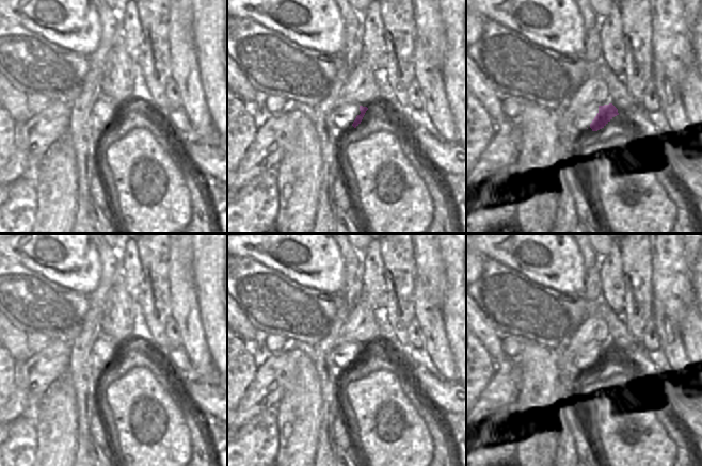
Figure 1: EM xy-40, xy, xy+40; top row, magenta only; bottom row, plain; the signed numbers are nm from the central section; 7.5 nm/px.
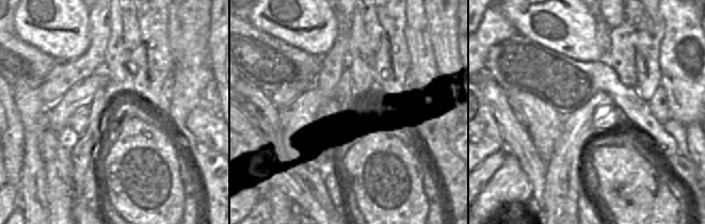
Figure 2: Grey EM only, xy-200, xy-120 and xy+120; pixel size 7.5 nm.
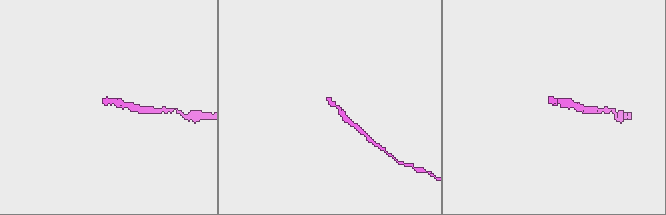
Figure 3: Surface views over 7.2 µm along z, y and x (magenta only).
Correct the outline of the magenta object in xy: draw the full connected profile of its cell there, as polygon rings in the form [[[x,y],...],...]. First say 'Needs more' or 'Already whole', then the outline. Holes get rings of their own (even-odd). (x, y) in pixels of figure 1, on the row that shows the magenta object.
Needs more. [[[344,103],[338,106],[336,117],[332,122],[341,135],[354,130],[362,122],[367,107],[356,103]]]

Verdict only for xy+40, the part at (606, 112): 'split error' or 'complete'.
split error

